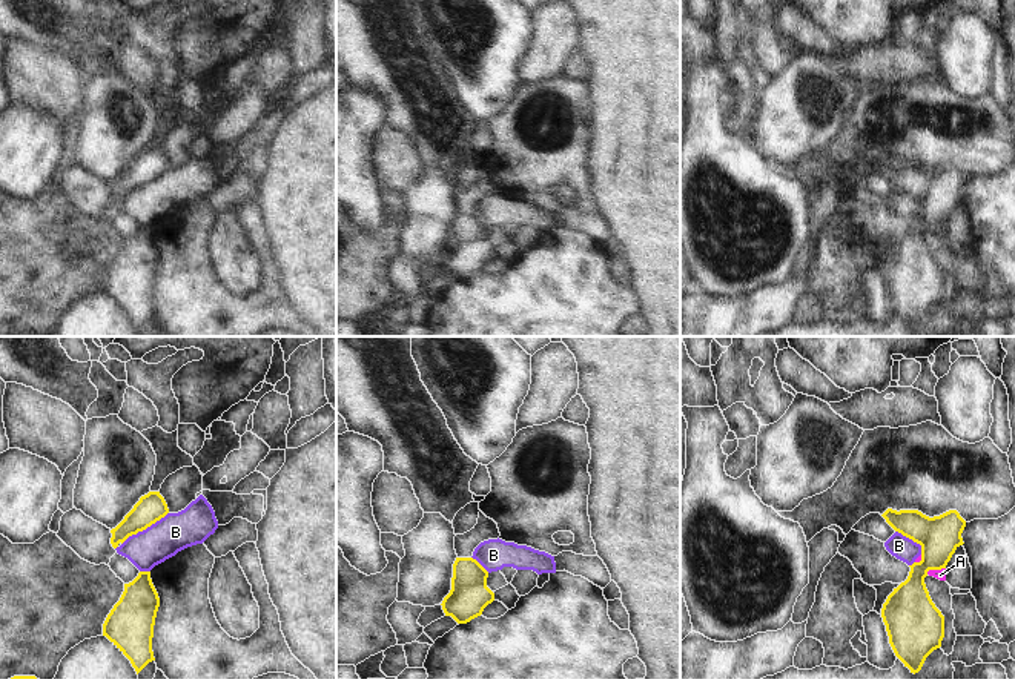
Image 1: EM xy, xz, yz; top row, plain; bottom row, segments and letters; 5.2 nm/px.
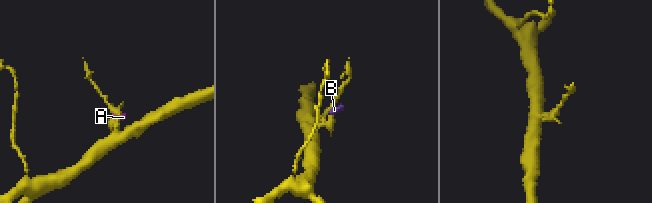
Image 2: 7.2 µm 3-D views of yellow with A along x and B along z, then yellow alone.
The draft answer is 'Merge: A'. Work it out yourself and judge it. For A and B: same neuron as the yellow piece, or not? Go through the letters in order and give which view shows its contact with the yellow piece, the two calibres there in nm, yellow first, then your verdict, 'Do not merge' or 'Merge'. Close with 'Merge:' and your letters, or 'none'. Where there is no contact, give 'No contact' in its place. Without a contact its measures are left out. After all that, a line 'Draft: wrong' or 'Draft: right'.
A: Touches yellow in yz. Thickness 260 nm (yellow) against 50 nm. Do not merge
B: Touches yellow in xy. Thickness 150 nm (yellow) against 200 nm. Do not merge
Merge: none.
Draft: wrong

